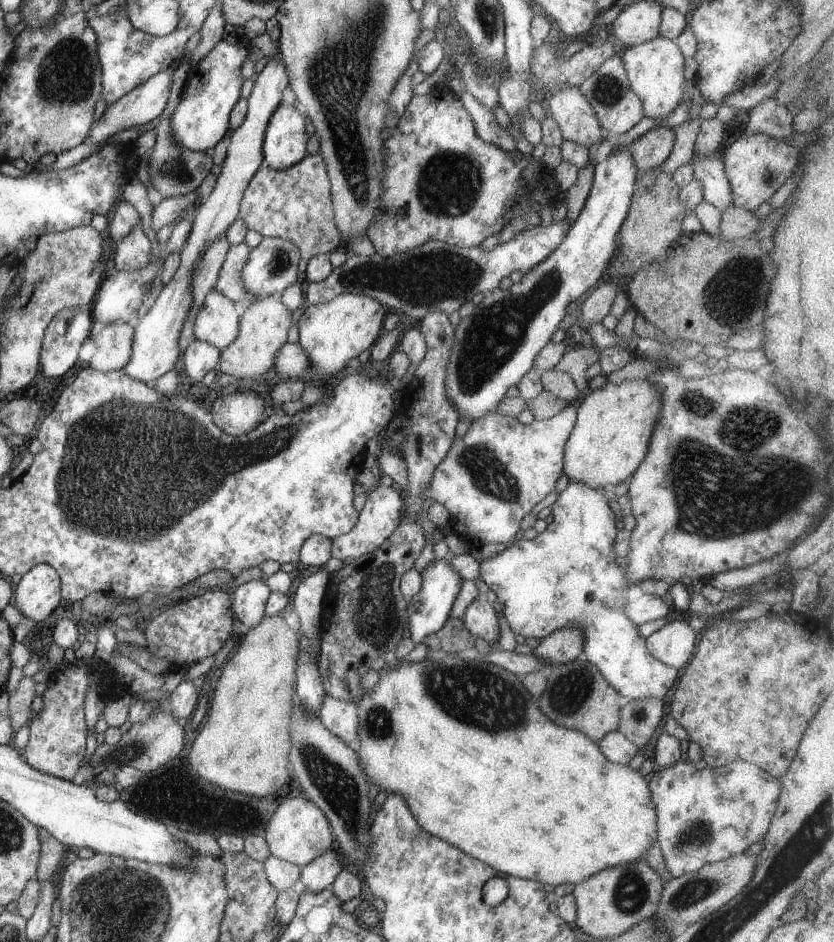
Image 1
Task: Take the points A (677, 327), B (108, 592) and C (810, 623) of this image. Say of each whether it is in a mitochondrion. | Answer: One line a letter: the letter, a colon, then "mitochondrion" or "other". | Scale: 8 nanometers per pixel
A: other
B: other
C: other

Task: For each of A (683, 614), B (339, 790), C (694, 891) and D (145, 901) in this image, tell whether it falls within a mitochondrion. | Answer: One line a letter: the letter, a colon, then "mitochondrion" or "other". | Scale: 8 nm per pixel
A: other
B: mitochondrion
C: mitochondrion
D: mitochondrion

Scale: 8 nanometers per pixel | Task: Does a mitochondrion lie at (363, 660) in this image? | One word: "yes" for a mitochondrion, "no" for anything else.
no

